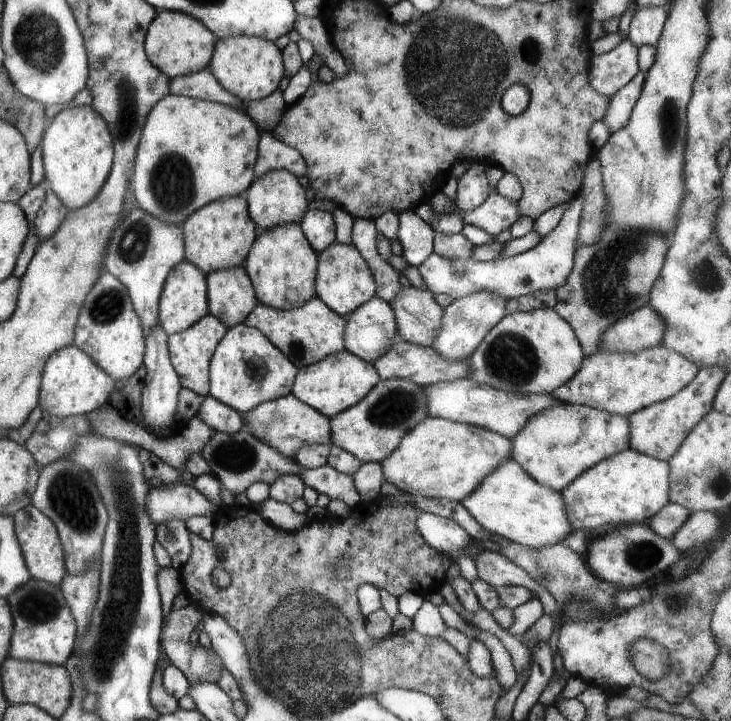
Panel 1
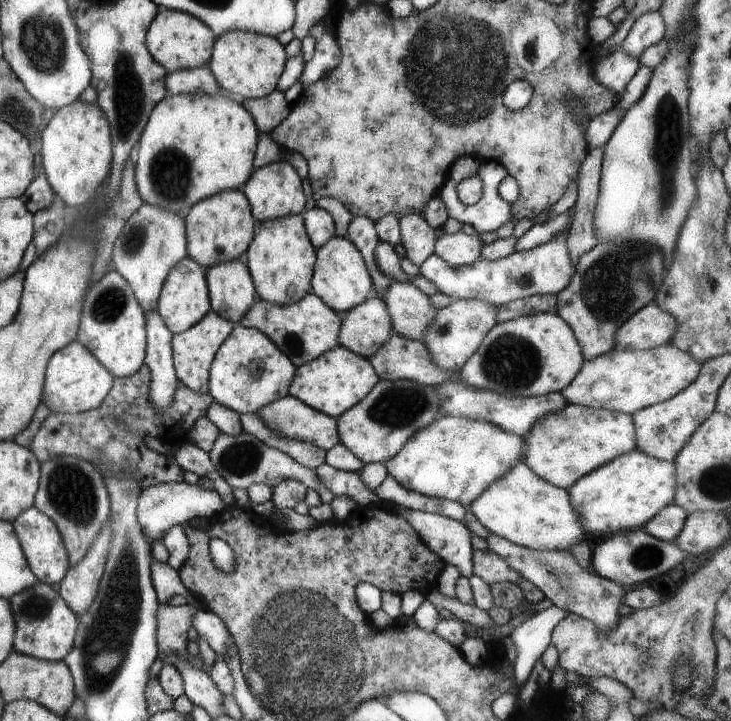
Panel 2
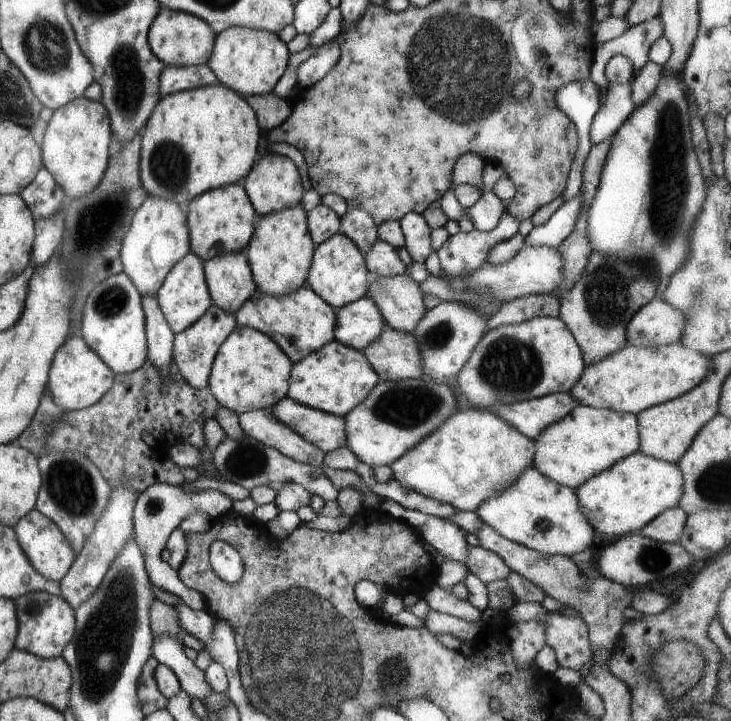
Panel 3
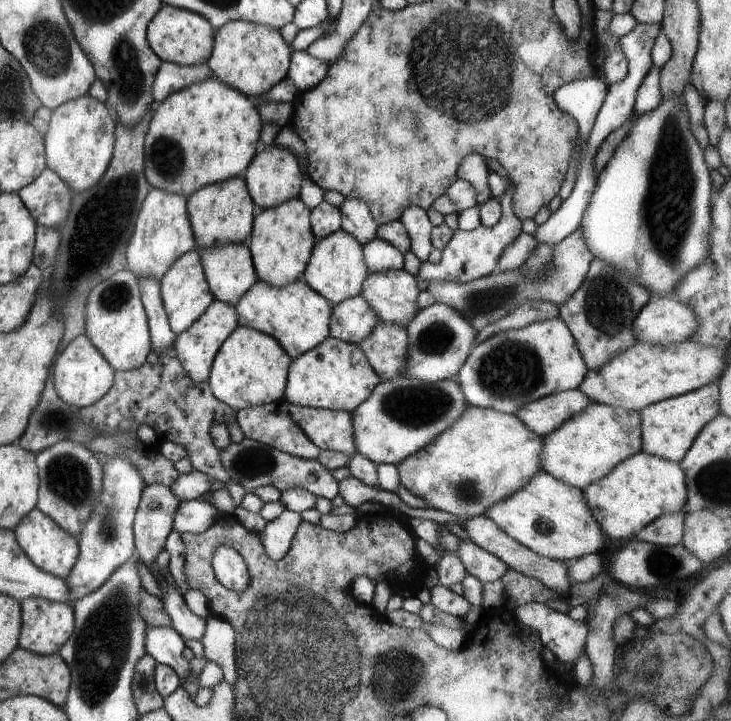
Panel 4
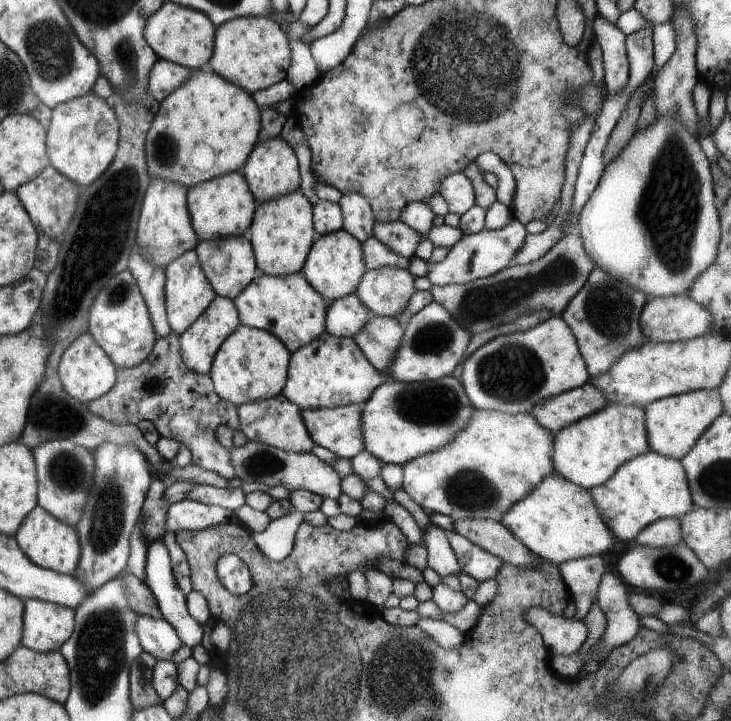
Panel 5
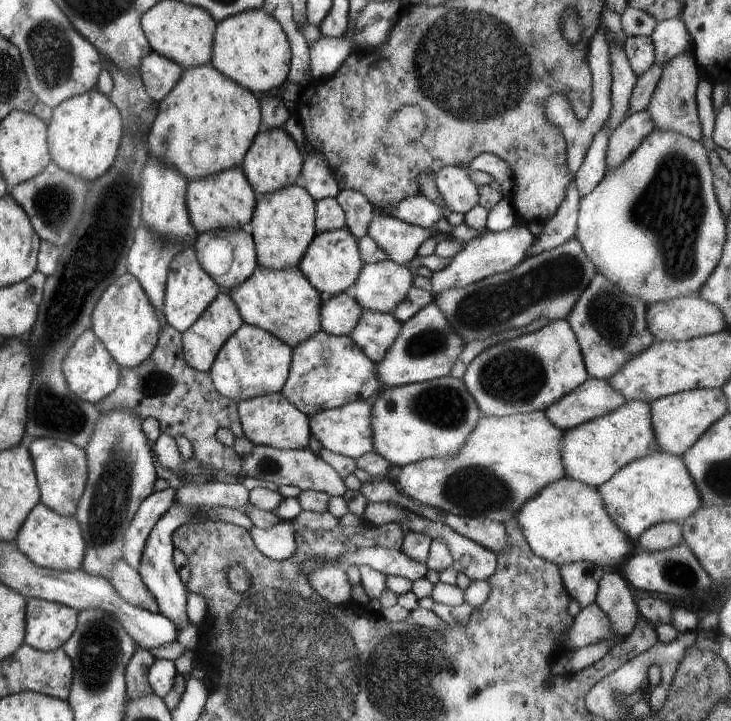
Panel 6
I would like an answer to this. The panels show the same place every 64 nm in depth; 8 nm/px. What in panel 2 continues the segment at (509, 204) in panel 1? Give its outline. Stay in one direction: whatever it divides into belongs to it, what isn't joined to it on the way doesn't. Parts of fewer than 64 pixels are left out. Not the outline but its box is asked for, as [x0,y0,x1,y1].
[438,161,507,232]

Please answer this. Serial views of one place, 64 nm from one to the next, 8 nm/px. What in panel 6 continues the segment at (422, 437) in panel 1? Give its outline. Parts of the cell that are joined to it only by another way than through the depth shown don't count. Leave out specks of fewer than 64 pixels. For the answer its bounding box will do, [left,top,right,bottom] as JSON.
[396,411,565,523]

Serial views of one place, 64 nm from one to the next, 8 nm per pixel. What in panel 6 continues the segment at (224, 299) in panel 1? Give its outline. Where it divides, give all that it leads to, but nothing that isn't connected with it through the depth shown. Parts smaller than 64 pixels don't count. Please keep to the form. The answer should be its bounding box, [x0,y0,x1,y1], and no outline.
[191,228,258,292]

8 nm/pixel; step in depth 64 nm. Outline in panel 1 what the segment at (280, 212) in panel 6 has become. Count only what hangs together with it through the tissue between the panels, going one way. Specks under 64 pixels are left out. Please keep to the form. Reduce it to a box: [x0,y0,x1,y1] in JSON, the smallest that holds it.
[242,223,316,310]

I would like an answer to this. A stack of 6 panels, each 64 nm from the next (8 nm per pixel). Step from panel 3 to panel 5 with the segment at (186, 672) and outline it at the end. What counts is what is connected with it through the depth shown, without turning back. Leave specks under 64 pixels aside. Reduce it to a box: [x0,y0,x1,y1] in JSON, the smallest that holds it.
[133,614,182,660]

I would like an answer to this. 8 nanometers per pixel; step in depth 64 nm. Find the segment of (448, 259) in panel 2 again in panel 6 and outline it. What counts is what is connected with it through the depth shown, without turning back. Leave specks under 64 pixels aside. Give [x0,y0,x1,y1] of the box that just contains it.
[429,153,536,296]

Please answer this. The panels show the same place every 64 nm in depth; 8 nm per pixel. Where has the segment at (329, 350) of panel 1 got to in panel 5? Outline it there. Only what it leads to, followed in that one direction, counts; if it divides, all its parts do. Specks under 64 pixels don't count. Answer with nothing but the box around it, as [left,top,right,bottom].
[233,271,327,353]

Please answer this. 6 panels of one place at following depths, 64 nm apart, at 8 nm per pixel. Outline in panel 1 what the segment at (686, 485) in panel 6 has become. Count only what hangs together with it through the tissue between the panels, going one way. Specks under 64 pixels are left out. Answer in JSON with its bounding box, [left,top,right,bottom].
[560,448,669,530]

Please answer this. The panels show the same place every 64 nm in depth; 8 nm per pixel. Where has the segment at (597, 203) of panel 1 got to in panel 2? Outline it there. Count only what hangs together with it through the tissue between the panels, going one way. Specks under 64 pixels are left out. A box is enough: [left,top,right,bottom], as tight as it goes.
[567,145,603,268]

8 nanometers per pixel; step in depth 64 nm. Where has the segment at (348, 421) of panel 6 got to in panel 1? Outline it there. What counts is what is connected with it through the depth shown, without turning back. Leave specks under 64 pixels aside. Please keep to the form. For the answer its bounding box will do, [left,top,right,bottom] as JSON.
[241,393,331,466]

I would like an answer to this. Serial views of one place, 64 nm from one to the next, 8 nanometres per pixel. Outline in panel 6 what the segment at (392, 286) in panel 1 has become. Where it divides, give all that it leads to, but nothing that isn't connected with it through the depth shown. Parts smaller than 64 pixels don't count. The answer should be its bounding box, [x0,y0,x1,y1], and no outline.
[334,189,376,238]

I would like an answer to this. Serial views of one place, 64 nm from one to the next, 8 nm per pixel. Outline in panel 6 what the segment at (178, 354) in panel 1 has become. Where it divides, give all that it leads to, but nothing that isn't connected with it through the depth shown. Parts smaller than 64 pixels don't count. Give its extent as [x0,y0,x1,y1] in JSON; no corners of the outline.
[181,292,242,372]

